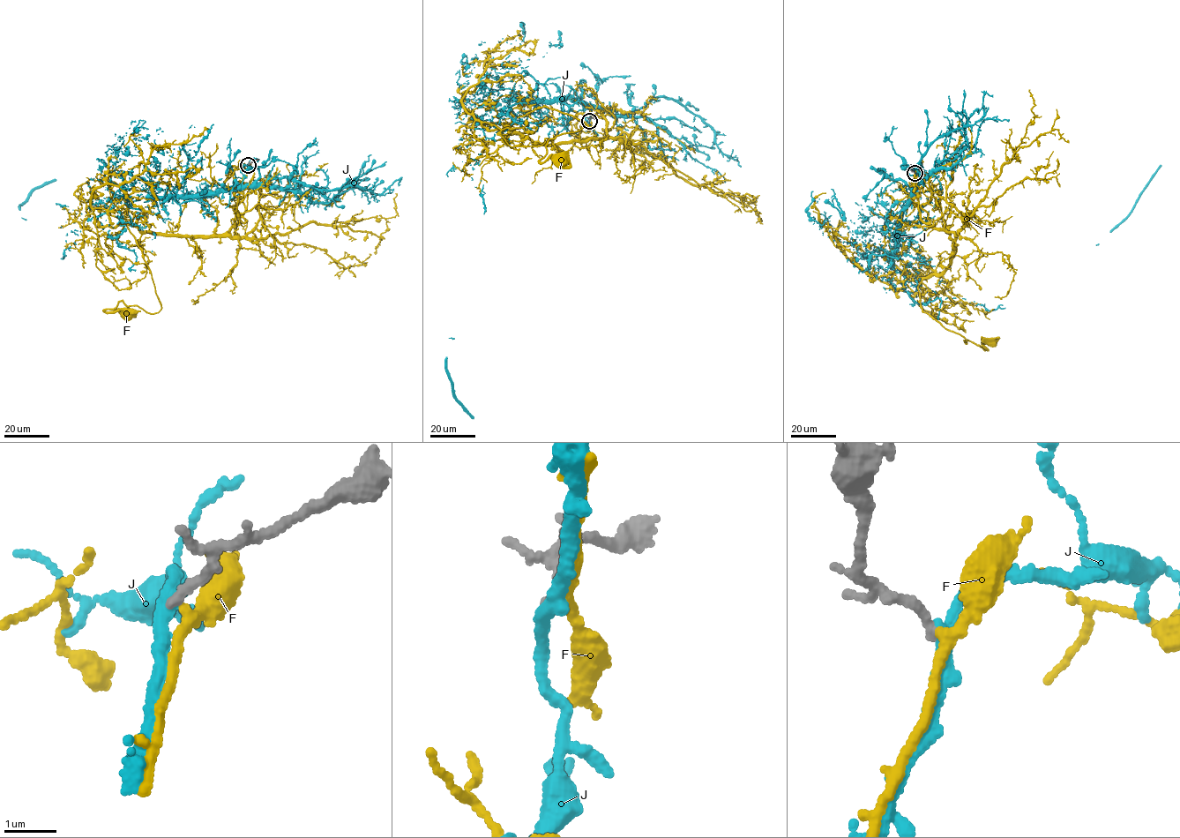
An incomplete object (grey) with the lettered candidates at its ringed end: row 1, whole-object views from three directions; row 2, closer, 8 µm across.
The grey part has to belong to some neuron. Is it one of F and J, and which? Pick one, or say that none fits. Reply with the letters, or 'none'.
none

